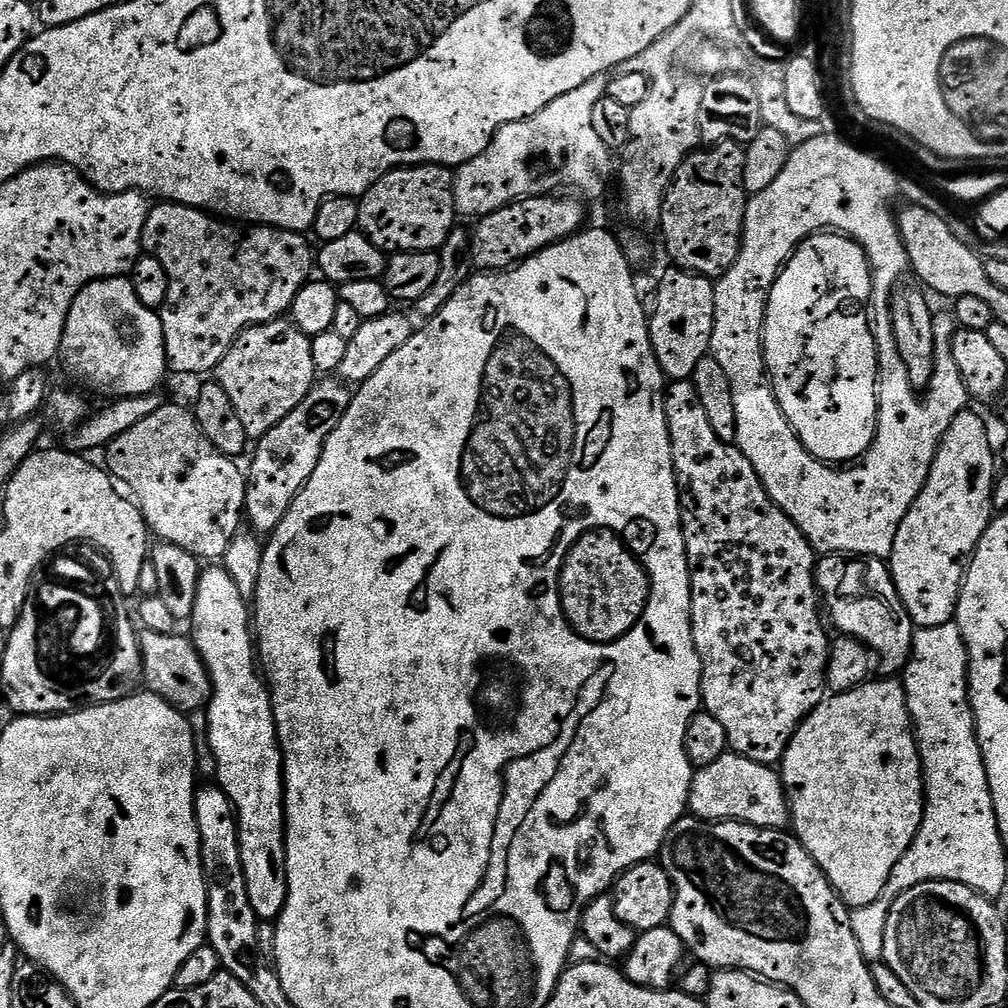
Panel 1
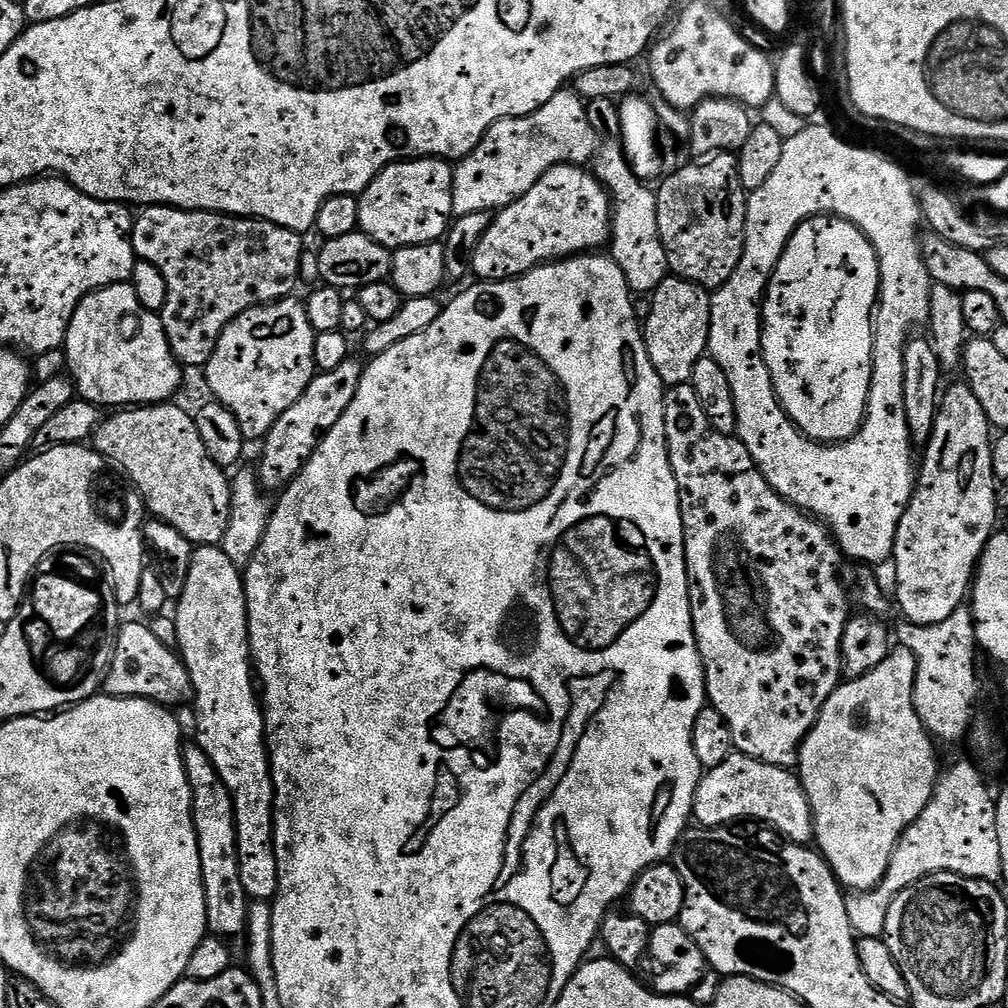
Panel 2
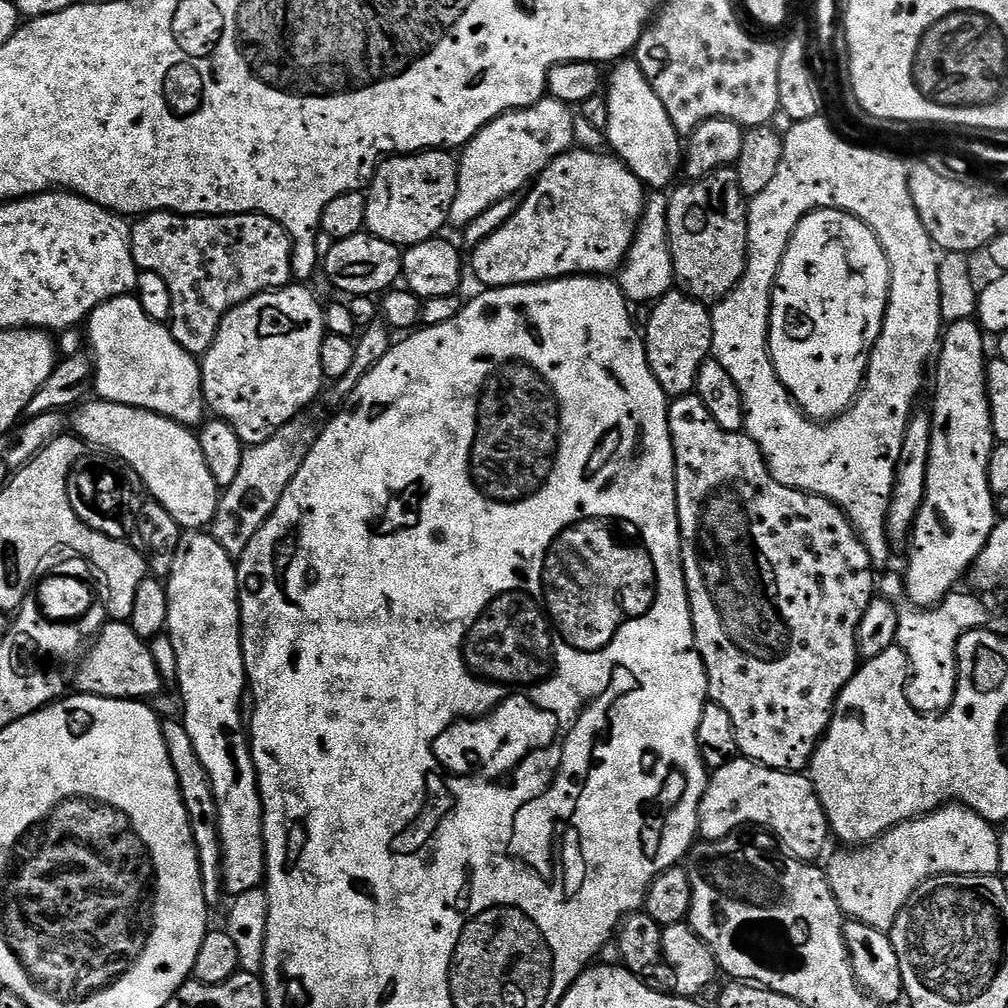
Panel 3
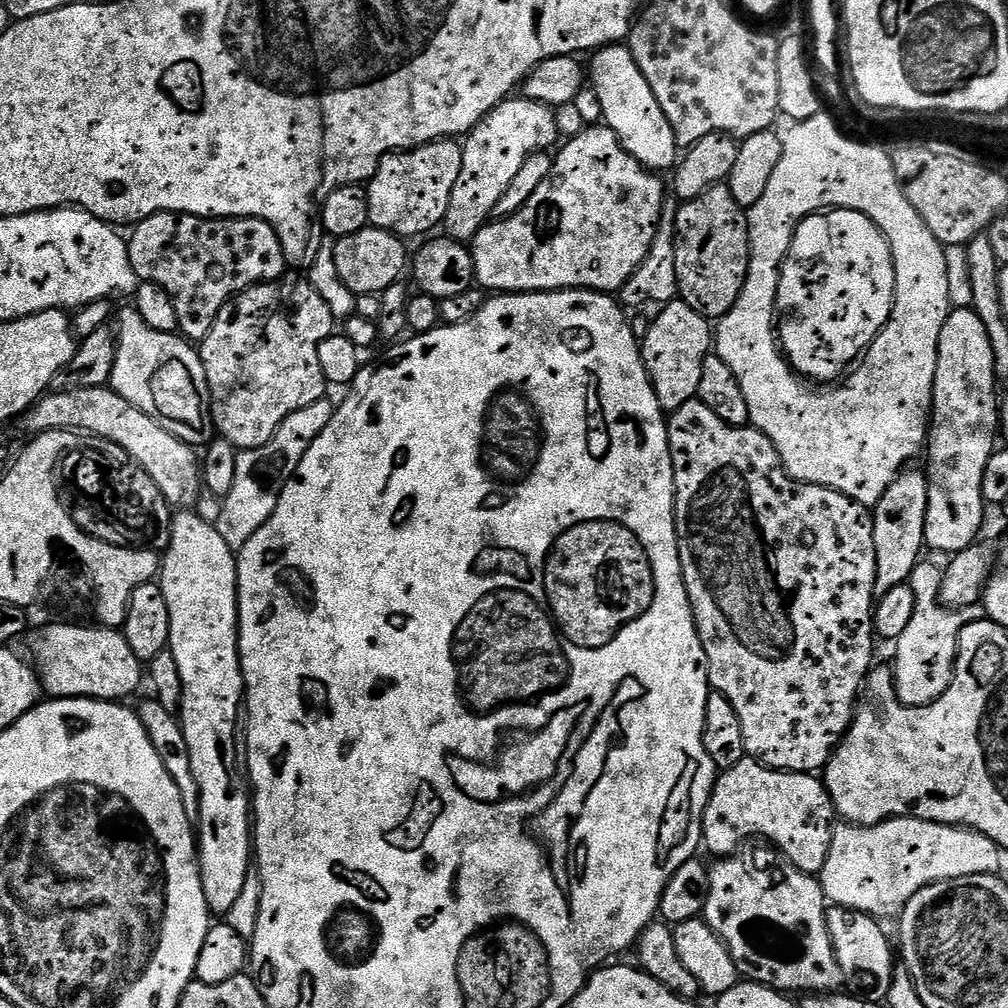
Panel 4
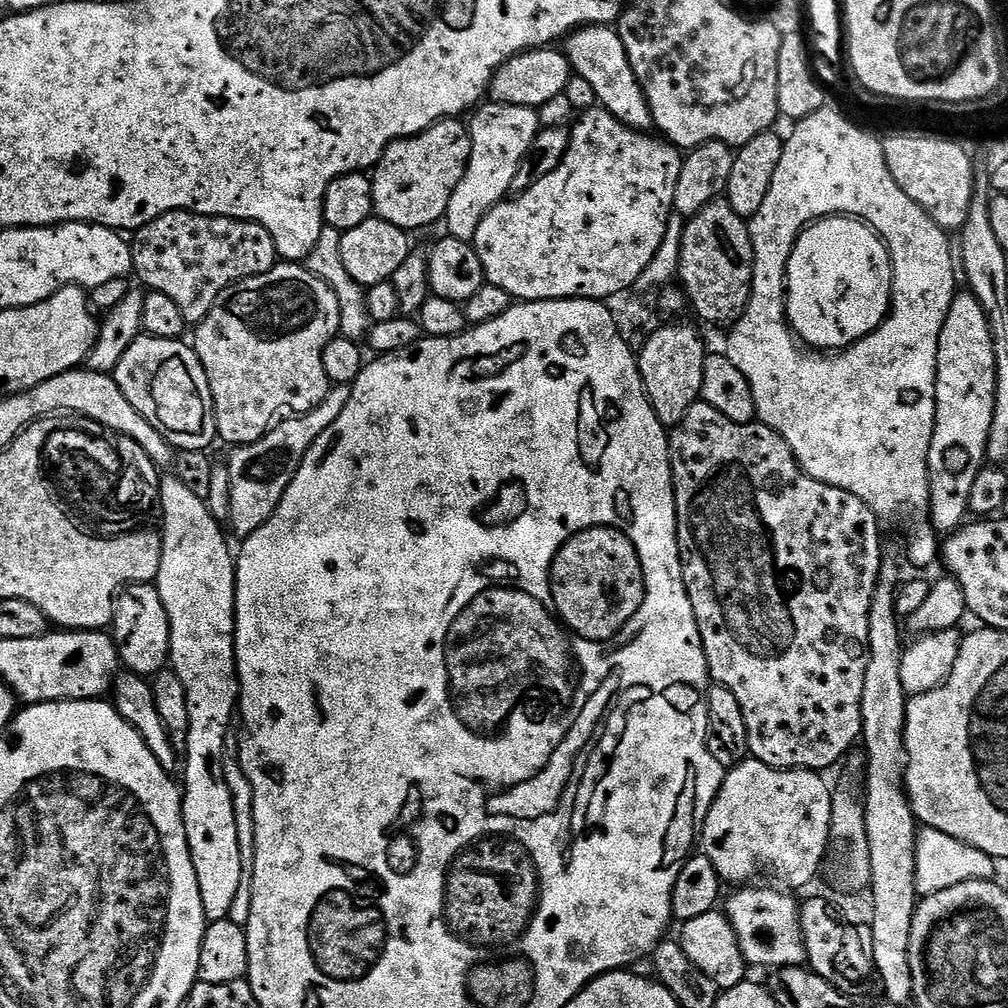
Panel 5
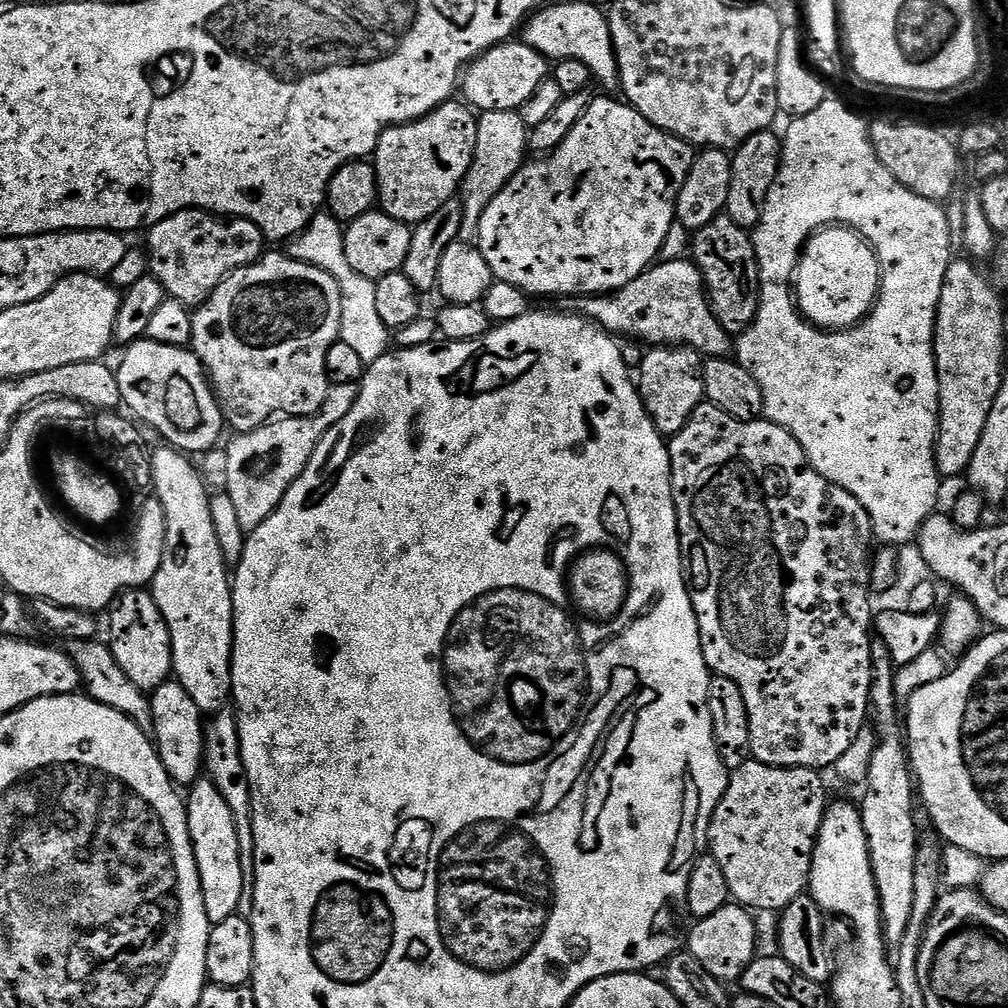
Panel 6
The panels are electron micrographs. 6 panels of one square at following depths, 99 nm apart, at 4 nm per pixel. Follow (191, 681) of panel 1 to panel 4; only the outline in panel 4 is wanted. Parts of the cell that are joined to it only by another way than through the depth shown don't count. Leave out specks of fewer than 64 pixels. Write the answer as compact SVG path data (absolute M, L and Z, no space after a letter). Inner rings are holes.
M48 624L33 638L31 659L40 677L41 689L49 697L124 702L127 701L127 696L132 696L139 690L140 679L145 679L146 672L142 661L136 657L134 650L130 650L130 642L126 642L123 631L95 627Z

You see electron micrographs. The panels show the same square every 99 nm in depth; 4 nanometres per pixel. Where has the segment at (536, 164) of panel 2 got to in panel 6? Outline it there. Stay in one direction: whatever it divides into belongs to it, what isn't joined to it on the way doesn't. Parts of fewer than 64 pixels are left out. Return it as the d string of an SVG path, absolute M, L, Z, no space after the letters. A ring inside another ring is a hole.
M494 110L493 112L479 113L476 121L476 145L474 146L474 158L470 170L465 174L462 181L462 224L460 226L460 240L464 242L472 242L476 239L476 231L480 225L482 214L486 210L486 206L490 206L490 202L497 196L506 185L510 182L510 178L514 178L514 174L526 162L526 155L529 151L528 133L530 129L524 125L524 119L520 117L519 111L507 112L506 110Z

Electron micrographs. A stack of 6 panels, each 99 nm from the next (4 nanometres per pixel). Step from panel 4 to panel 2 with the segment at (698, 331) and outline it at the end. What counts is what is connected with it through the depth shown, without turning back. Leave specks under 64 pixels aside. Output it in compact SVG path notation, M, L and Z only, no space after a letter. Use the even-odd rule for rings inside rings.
M670 274L662 286L651 293L650 300L652 309L648 317L642 320L644 345L650 354L650 362L664 385L689 383L694 374L694 366L708 352L712 309L709 289Z

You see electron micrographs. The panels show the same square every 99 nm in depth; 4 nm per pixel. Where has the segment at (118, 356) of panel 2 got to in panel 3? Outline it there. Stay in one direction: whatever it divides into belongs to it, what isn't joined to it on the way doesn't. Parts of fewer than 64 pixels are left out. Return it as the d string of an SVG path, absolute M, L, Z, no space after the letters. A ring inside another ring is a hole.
M135 295L119 296L102 302L86 321L86 344L94 361L94 392L101 400L118 402L135 408L145 408L162 414L179 424L196 426L205 419L204 387L200 381L200 364L178 342L174 342L167 323L150 318L137 302Z

